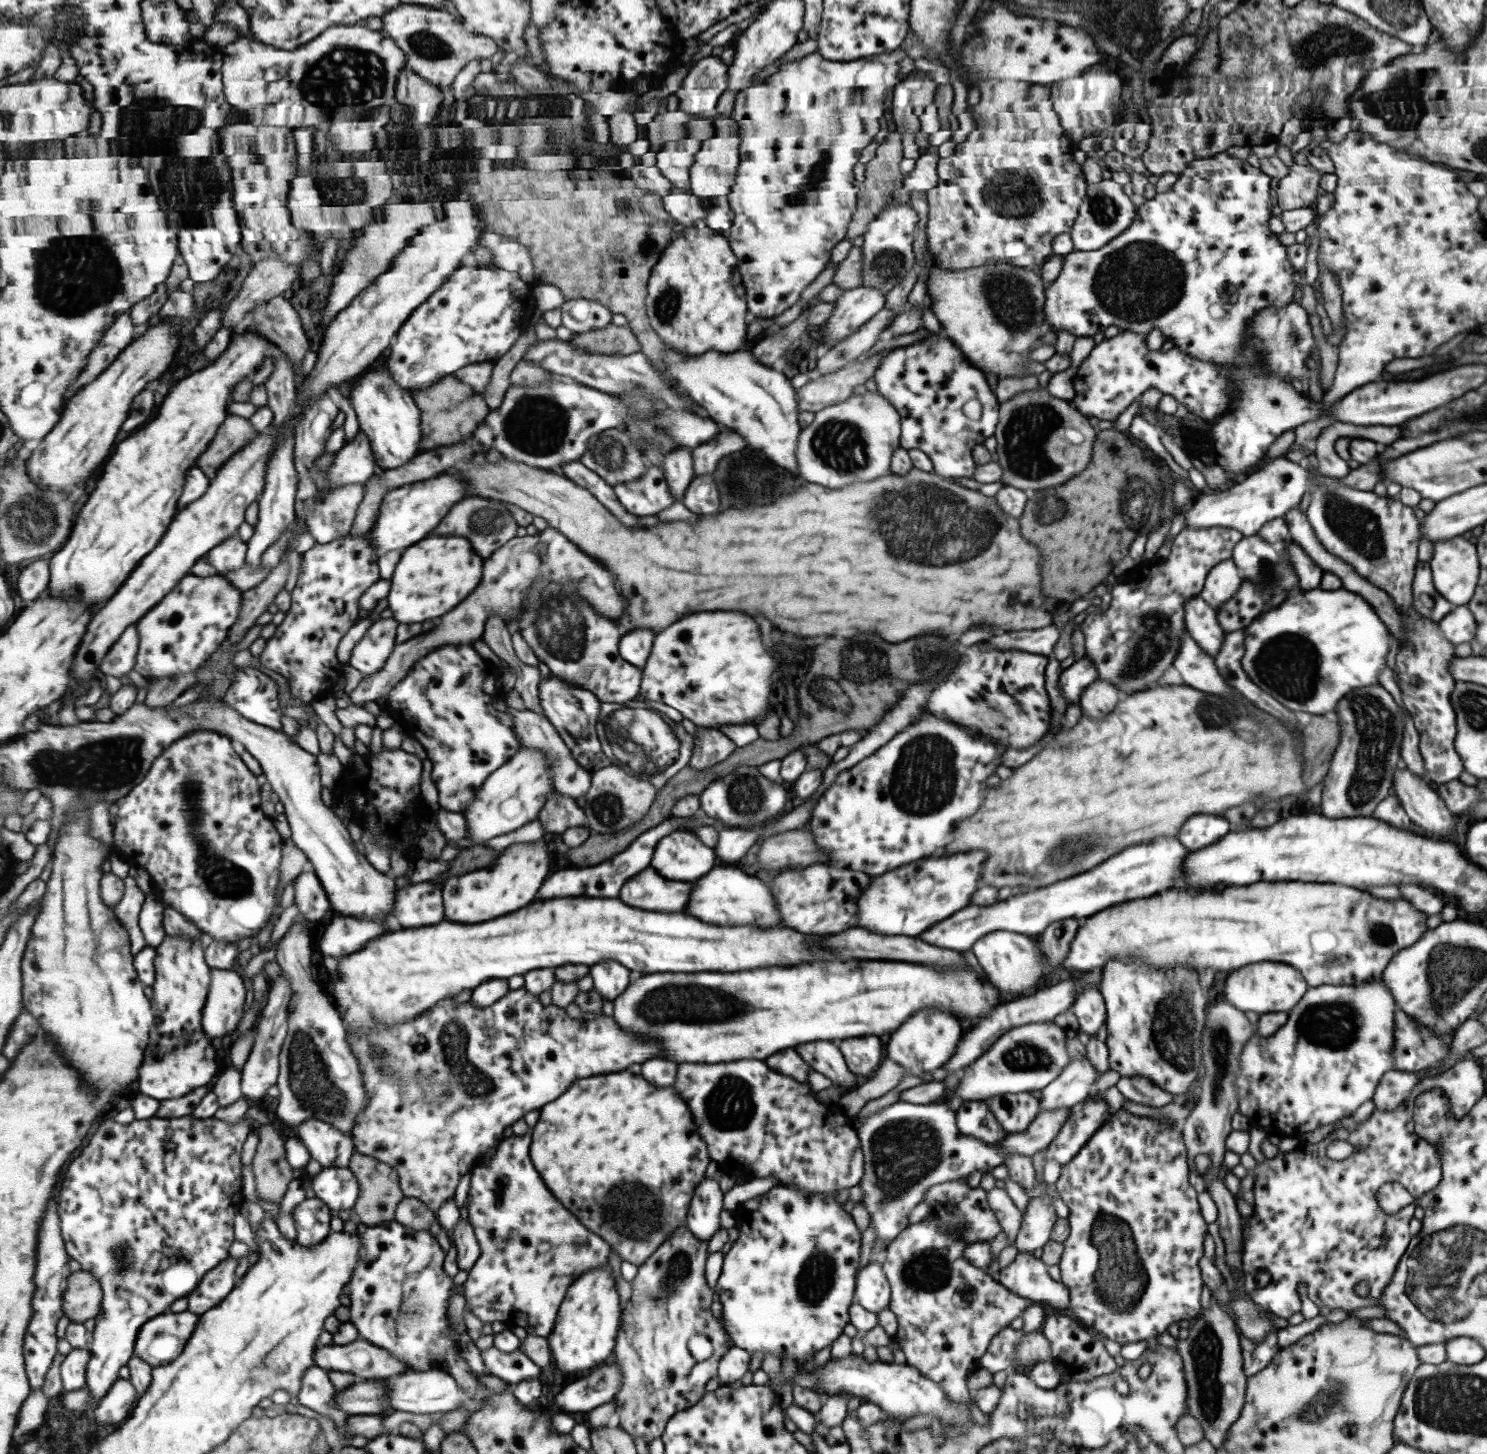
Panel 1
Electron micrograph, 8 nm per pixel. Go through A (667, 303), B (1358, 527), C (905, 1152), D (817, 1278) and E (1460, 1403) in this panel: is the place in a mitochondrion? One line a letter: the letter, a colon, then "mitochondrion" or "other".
A: mitochondrion
B: mitochondrion
C: mitochondrion
D: mitochondrion
E: mitochondrion

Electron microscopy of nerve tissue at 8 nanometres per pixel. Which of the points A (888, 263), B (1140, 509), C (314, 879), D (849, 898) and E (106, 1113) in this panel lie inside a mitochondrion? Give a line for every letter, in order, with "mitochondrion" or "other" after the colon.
A: mitochondrion
B: mitochondrion
C: other
D: other
E: other

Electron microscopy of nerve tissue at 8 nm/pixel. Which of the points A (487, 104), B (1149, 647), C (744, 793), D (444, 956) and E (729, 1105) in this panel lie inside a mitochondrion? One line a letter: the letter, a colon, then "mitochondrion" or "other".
A: mitochondrion
B: mitochondrion
C: mitochondrion
D: other
E: mitochondrion

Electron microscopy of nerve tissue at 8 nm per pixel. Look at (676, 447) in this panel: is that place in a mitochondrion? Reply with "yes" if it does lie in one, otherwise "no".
no

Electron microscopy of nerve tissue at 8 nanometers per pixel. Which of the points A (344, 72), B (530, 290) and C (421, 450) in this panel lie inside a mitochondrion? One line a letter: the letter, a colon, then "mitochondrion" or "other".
A: mitochondrion
B: other
C: other

